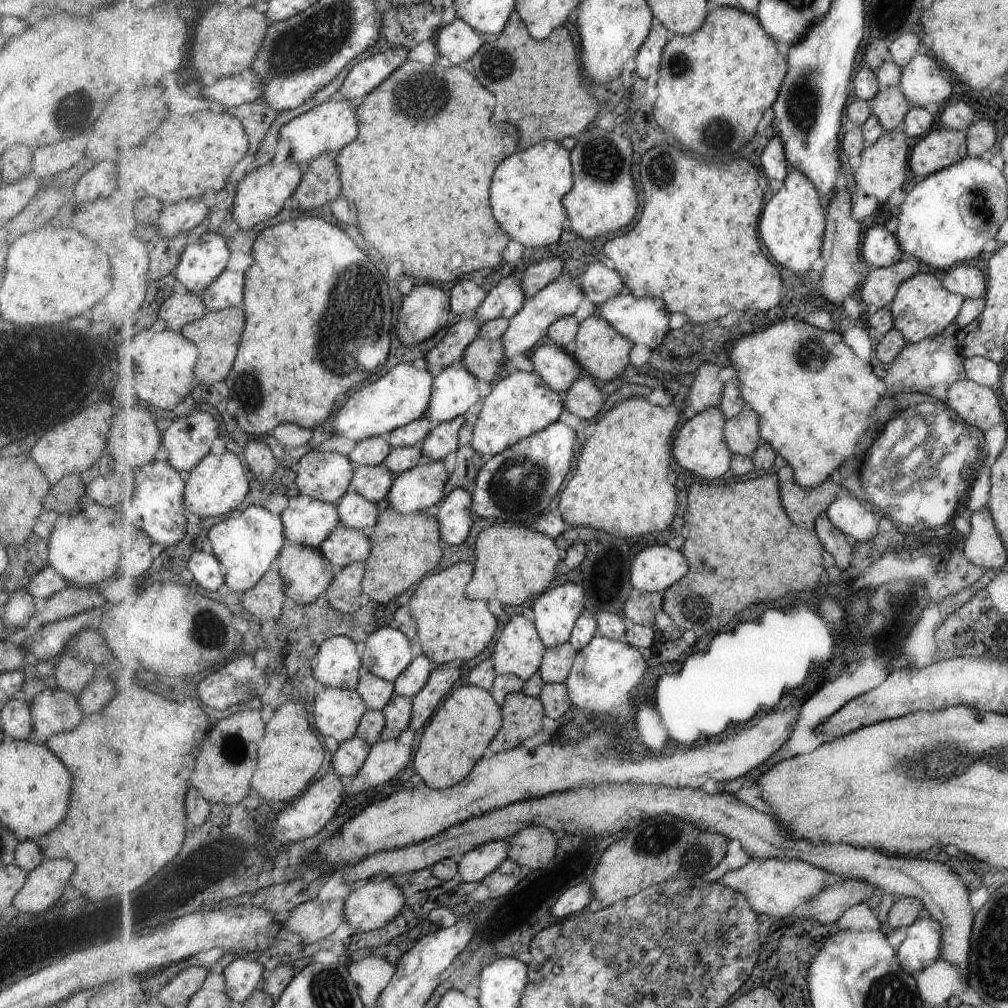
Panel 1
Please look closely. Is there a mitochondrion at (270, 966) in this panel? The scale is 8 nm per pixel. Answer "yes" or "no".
no

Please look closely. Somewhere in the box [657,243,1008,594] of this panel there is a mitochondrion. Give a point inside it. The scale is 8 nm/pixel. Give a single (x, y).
(931, 459)

